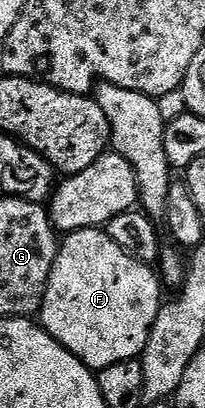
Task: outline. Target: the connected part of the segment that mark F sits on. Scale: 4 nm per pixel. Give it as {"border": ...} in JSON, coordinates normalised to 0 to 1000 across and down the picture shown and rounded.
{"border":[[[493,559],[395,561],[337,574],[288,598],[283,623],[215,713],[195,794],[224,814],[371,870],[449,909],[493,909],[590,885],[688,877],[732,828],[751,784],[800,745],[800,701],[776,672],[727,650],[688,650],[624,627]]]}

